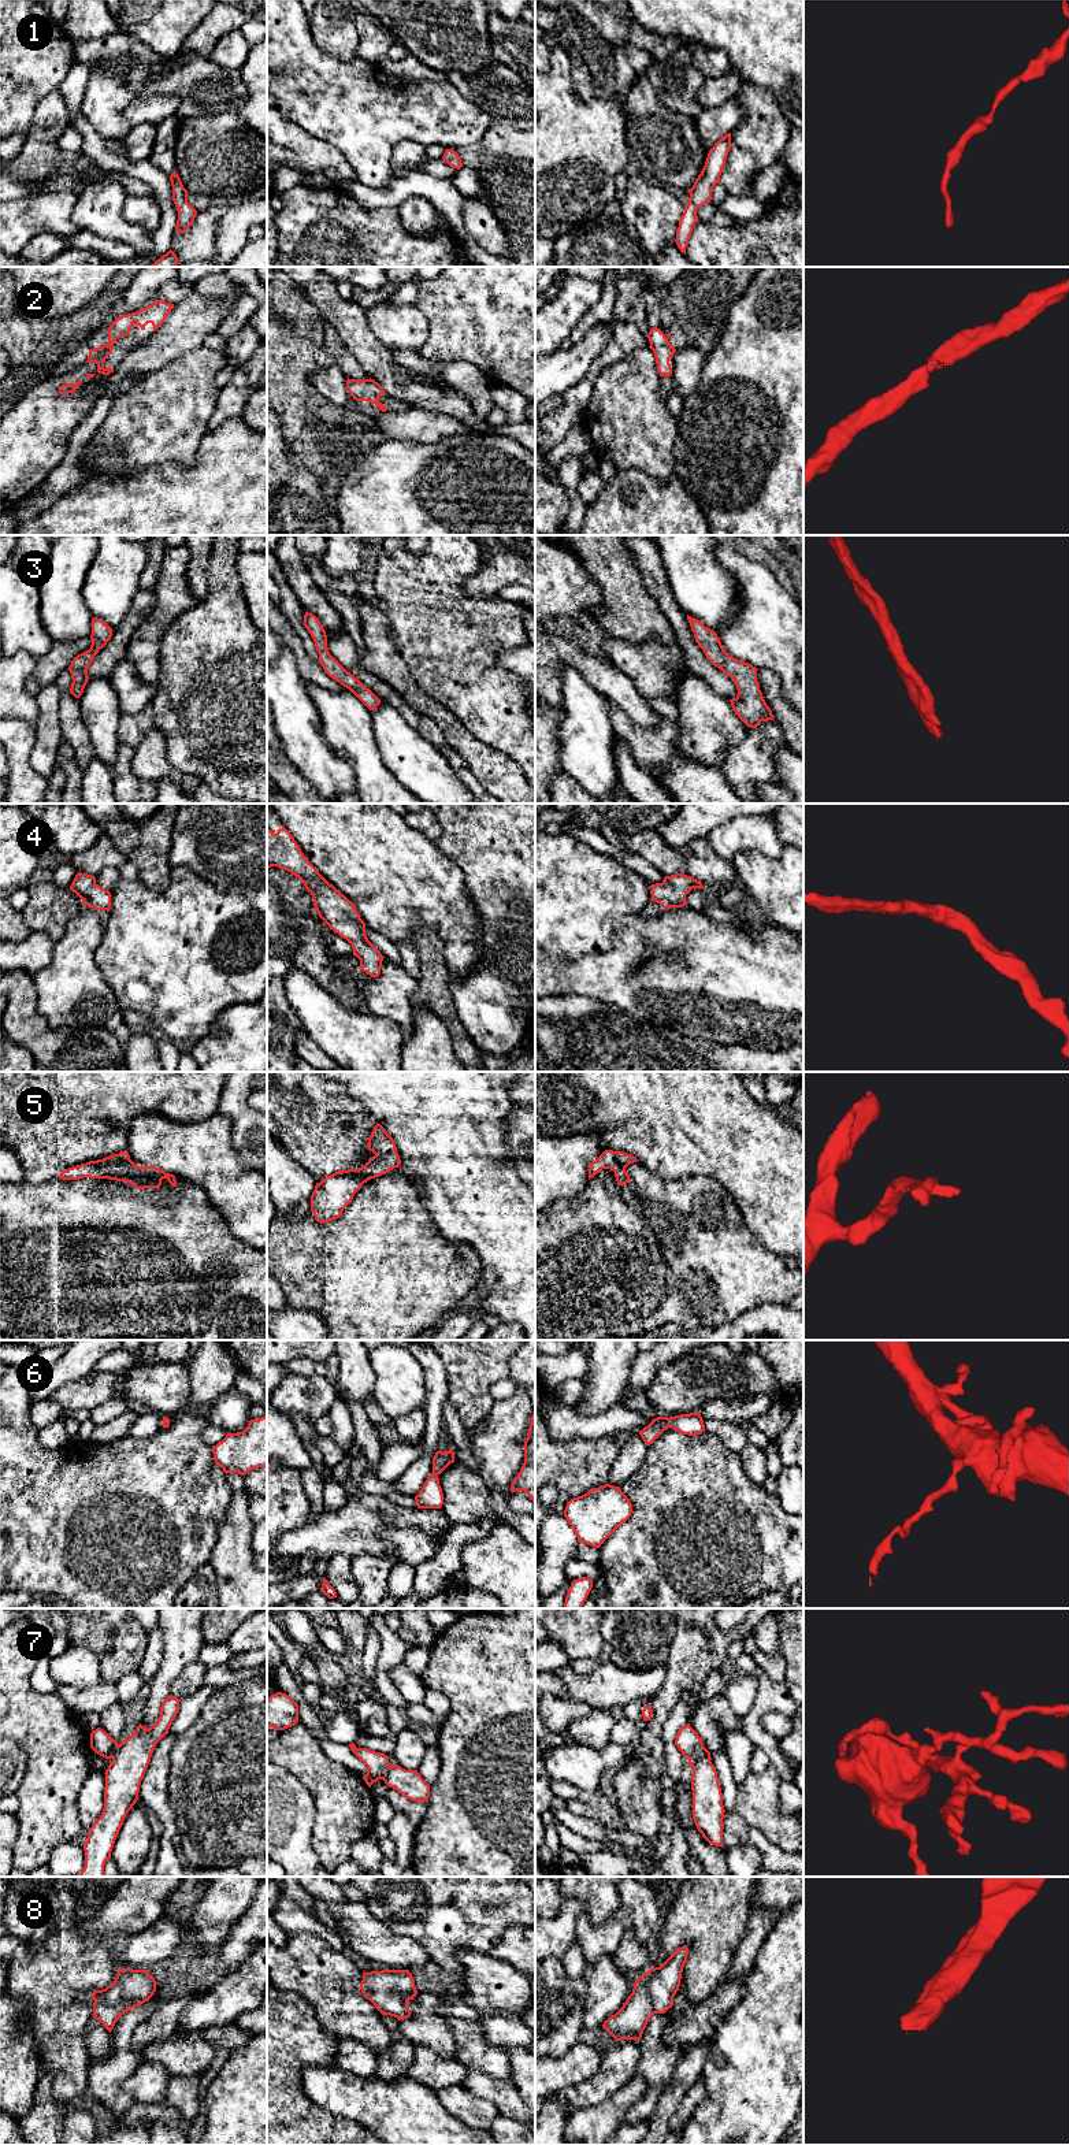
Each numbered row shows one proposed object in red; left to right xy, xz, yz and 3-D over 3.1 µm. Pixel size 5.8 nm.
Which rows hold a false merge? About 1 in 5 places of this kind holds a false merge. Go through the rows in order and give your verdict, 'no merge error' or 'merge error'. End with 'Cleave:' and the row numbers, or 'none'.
1: no merge error
2: no merge error
3: no merge error
4: no merge error
5: no merge error
6: no merge error
7: merge error
8: no merge error
Cleave: 7

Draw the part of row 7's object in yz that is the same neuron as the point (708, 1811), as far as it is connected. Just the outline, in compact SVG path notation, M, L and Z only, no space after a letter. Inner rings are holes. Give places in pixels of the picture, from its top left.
M702 1752L688 1762L693 1767L693 1819L702 1837L712 1845L723 1847L724 1806L717 1771L710 1752Z

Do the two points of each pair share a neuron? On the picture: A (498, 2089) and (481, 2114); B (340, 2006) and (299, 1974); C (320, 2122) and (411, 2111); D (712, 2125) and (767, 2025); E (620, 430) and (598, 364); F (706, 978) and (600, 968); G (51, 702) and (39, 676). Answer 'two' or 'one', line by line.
A: two
B: one
C: two
D: one
E: two
F: one
G: two

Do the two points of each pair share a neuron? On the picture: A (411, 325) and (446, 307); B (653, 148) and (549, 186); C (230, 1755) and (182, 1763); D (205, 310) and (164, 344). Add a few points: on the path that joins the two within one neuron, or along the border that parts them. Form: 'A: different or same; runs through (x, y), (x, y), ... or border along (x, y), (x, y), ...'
A: different; border along (412, 304), (429, 325), (429, 336), (422, 348)
B: different; border along (626, 122), (626, 141), (631, 153)
C: same; runs through (218, 1763), (195, 1763)
D: same; runs through (196, 318), (174, 337)

